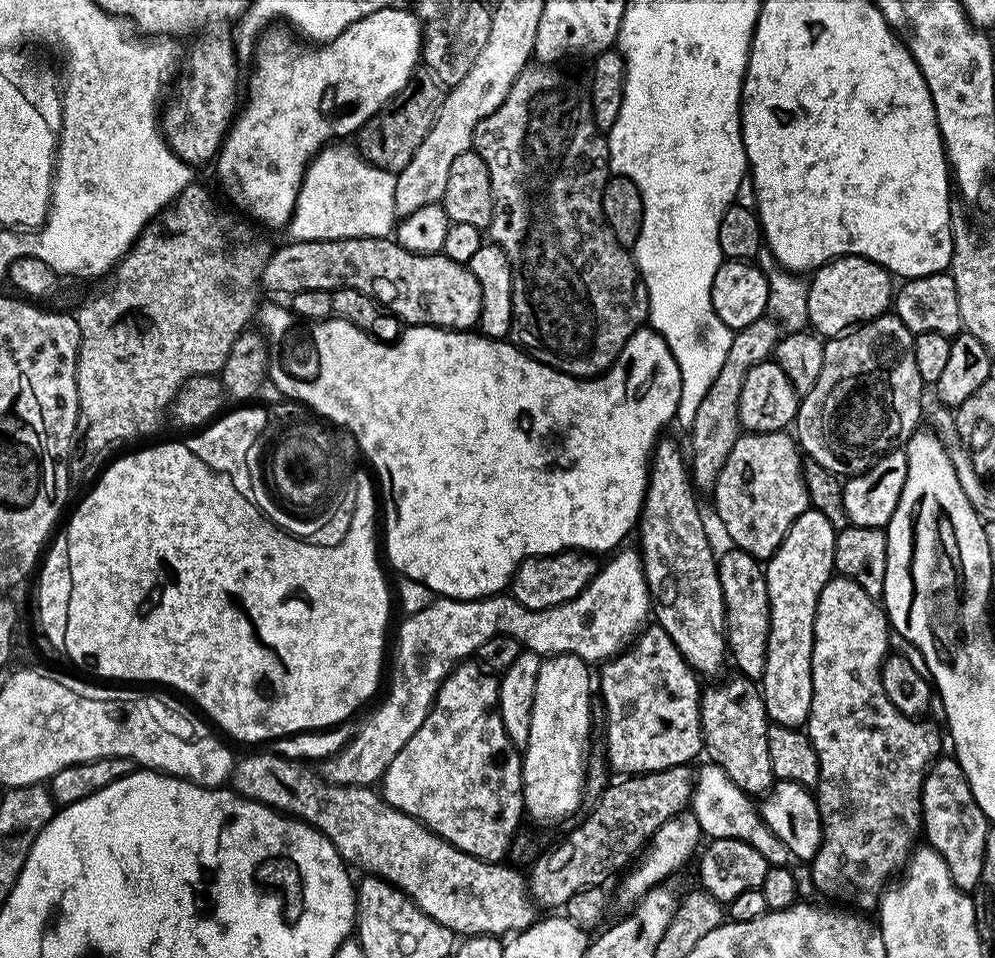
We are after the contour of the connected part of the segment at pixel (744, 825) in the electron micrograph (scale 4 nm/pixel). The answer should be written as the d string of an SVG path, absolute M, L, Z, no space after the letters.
M704 762L700 772L698 768L698 775L695 777L692 789L690 811L694 818L698 818L698 826L705 837L713 840L734 838L746 842L762 852L769 865L772 866L784 866L789 863L790 854L786 850L786 842L782 842L782 838L778 838L774 834L774 830L770 830L770 826L766 826L753 797L749 796L747 792L743 792L732 781L730 774L726 774L726 770L722 770L722 766Z

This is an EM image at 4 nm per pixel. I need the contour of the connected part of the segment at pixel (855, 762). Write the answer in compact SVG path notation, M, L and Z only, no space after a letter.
M836 574L826 582L826 586L822 586L822 594L818 598L818 610L814 622L812 701L810 702L810 714L806 725L807 734L812 740L820 763L820 782L814 789L814 795L820 805L820 825L824 828L824 837L820 843L818 854L810 861L812 884L822 895L829 896L832 900L853 900L854 903L861 904L864 908L872 909L877 907L878 901L889 883L888 876L894 875L896 871L897 875L907 865L908 857L914 851L914 845L917 843L917 841L915 842L916 832L918 836L922 828L920 788L924 785L924 776L928 772L928 767L942 752L939 730L934 725L927 724L929 722L927 719L903 716L894 706L894 702L890 702L890 698L886 698L886 690L882 690L880 668L884 664L884 657L890 652L888 636L890 637L890 628L886 623L886 613L883 607L878 603L877 597L866 594L866 590L862 590L862 586L858 586L858 582Z

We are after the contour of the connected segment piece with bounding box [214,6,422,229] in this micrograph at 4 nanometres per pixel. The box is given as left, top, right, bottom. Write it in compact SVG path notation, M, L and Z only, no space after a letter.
M403 6L374 10L374 14L366 14L366 18L362 18L358 22L346 26L346 30L342 30L342 34L338 34L338 38L321 43L319 46L305 46L291 31L288 31L288 33L283 32L283 30L288 31L280 26L269 27L255 41L256 69L253 70L252 81L248 84L248 101L245 102L244 109L241 112L239 109L238 115L232 120L225 135L224 143L221 144L220 151L214 161L216 172L220 175L220 184L222 187L228 188L229 198L241 208L237 209L245 217L251 218L257 225L263 226L265 229L267 229L266 227L283 229L288 221L291 220L292 212L296 209L296 199L300 193L300 187L304 181L304 172L308 168L309 160L329 142L335 141L337 138L348 138L359 132L362 125L369 118L381 111L389 102L395 101L403 93L404 87L407 86L408 81L412 79L414 73L417 71L416 63L419 65L422 60L421 24L417 20L415 11L408 9L407 12Z

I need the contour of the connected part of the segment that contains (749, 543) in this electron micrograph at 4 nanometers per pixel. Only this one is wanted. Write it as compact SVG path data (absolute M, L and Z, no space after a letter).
M745 431L734 442L734 450L730 450L726 466L722 466L718 474L714 495L716 495L716 516L720 519L725 534L732 539L731 543L756 560L767 562L776 553L778 546L782 546L790 526L794 526L796 519L810 508L808 491L804 485L802 449L795 435L787 431Z

